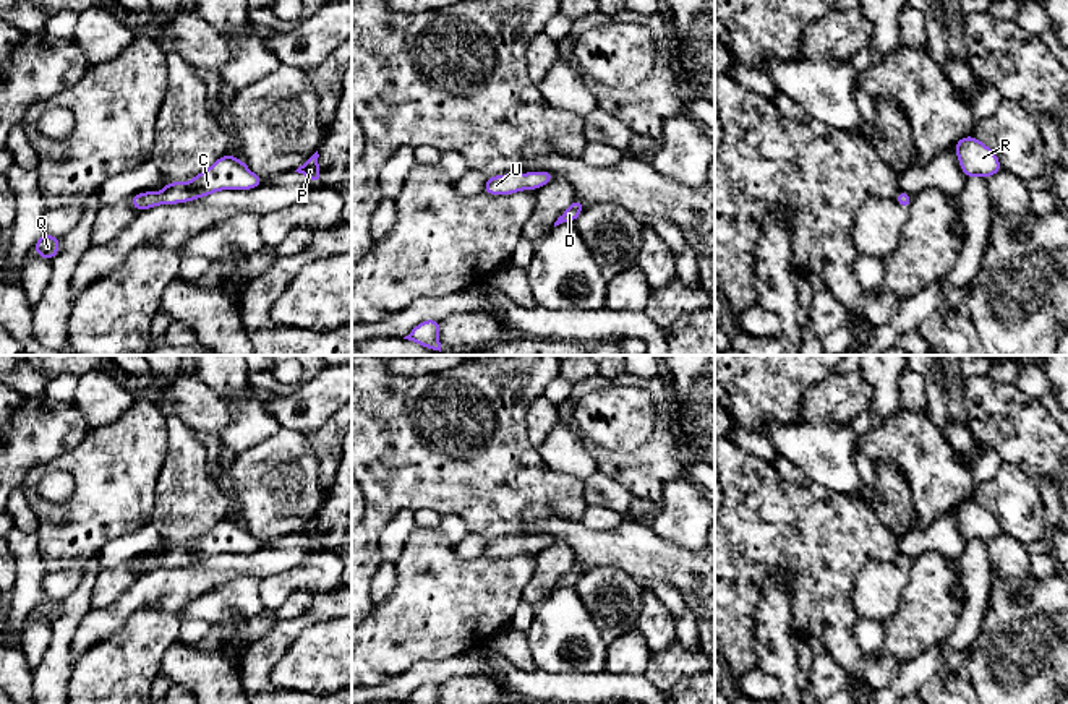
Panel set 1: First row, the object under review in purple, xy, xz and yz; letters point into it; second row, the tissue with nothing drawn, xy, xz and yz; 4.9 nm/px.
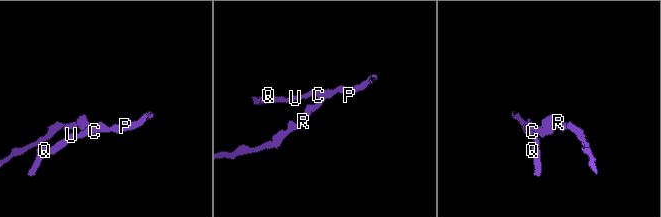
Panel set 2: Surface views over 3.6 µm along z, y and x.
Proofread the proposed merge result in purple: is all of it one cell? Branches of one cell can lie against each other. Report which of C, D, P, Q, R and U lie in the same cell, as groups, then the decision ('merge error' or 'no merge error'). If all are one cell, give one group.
C D P Q R U | no merge error

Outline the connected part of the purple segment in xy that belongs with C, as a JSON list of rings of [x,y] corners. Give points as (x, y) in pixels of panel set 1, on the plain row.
[[[225,517],[188,547],[169,545],[160,556],[138,556],[130,561],[130,566],[141,576],[157,568],[188,566],[219,553],[253,553],[263,545],[264,542],[254,539],[241,522]]]

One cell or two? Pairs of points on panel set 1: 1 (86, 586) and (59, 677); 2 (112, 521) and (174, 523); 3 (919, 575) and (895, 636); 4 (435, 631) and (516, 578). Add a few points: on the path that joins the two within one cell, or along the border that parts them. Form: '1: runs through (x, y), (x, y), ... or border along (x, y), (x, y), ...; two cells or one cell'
1: runs through (72, 609), (60, 635), (59, 654); one cell
2: border along (156, 484), (156, 505), (149, 521); two cells
3: runs through (919, 589), (919, 612), (909, 622); one cell
4: runs through (454, 612), (496, 584); one cell

